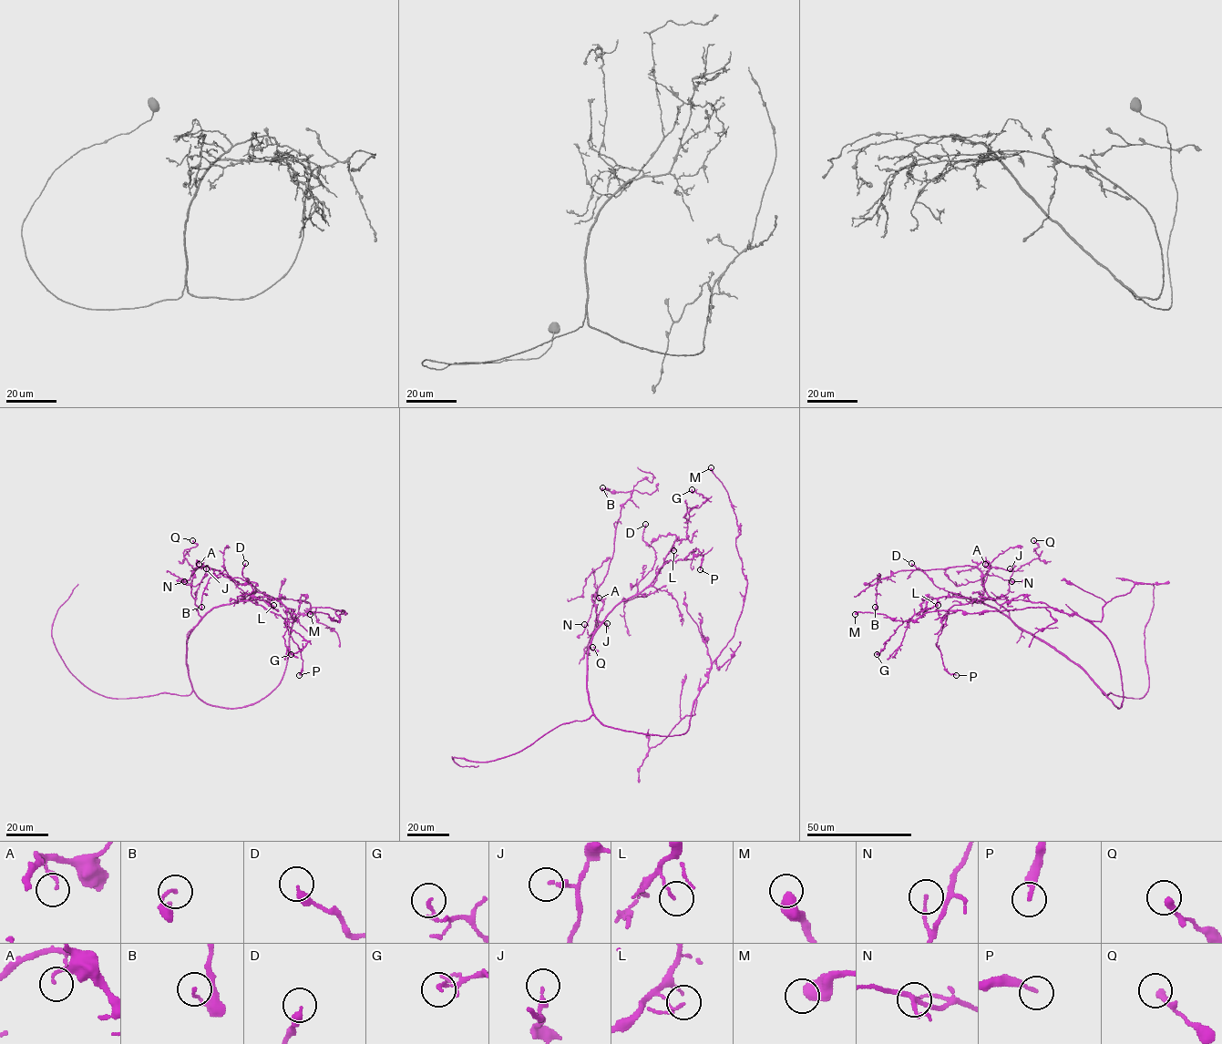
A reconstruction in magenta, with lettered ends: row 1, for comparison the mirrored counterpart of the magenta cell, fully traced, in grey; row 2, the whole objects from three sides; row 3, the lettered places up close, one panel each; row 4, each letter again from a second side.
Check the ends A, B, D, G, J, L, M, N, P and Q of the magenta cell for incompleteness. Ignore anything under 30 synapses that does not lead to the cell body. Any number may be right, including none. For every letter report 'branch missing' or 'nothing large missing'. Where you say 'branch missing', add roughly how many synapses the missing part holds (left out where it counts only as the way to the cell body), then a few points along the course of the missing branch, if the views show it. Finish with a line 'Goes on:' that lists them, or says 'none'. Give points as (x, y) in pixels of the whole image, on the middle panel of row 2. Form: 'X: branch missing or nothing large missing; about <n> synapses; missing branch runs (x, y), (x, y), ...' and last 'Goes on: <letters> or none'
A: nothing large missing
B: nothing large missing
D: nothing large missing
G: nothing large missing
J: nothing large missing
L: nothing large missing
M: nothing large missing
N: nothing large missing
P: nothing large missing
Q: nothing large missing
Goes on: none

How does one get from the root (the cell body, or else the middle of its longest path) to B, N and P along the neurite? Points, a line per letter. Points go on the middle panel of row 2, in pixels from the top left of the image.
B: (631, 731), (604, 725), (587, 690), (589, 646), (601, 623), (591, 596), (632, 490), (602, 487)
N: (631, 731), (604, 725), (590, 703), (587, 653), (601, 623), (593, 595), (584, 624)
P: (631, 731), (604, 725), (592, 711), (591, 636), (668, 561), (698, 549), (700, 569)

